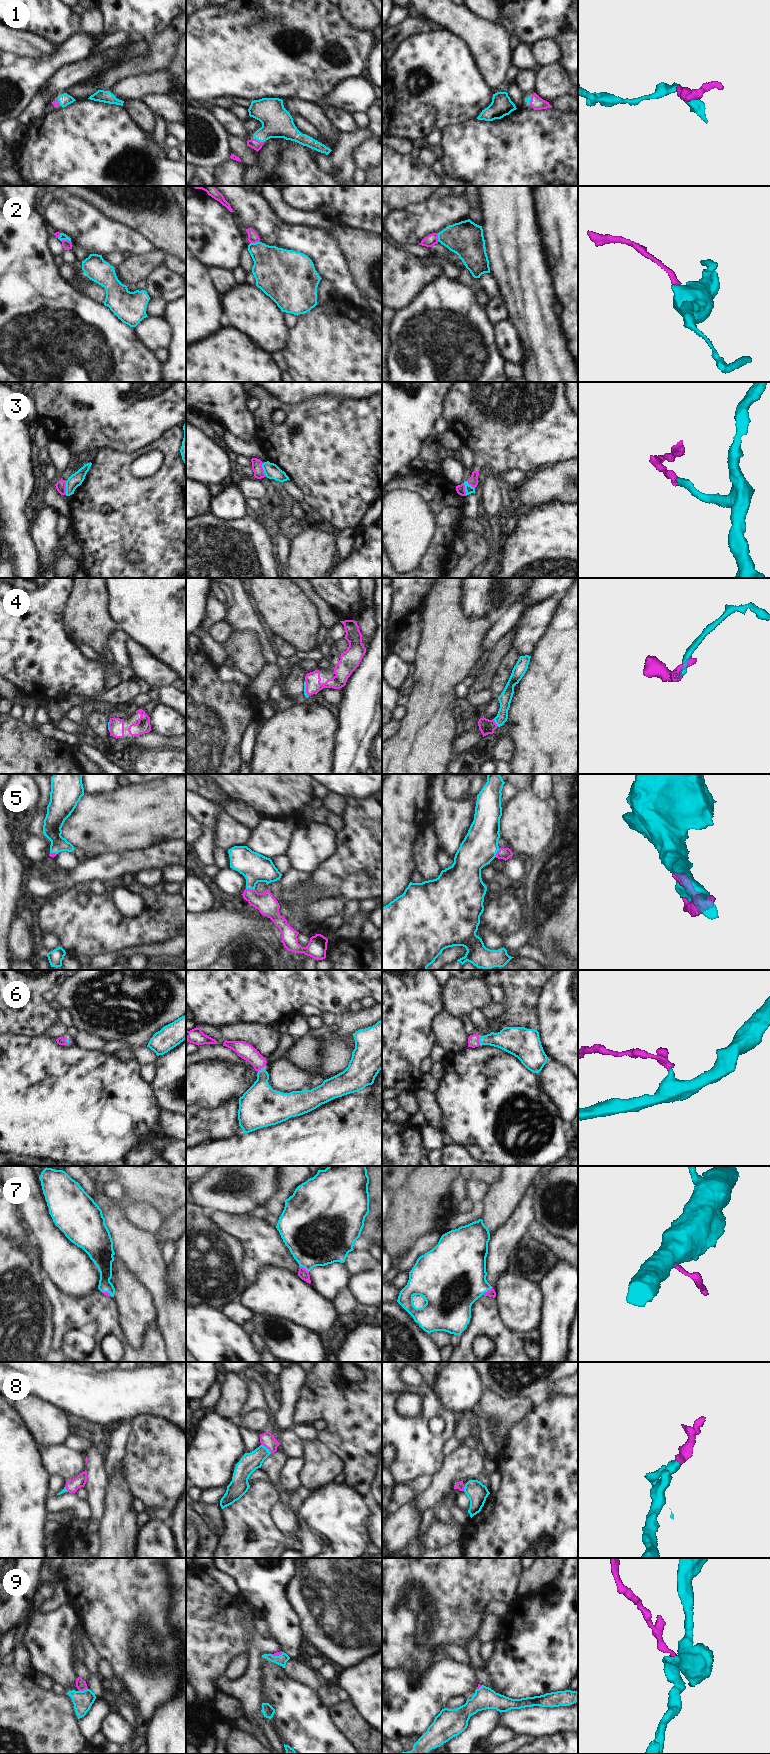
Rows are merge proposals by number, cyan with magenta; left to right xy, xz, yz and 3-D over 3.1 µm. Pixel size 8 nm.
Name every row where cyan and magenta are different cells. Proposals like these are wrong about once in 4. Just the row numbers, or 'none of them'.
2, 3

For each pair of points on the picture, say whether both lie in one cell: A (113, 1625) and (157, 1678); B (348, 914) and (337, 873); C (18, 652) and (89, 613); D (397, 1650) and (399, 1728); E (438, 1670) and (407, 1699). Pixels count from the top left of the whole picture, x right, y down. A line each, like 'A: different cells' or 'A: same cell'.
A: same cell
B: different cells
C: different cells
D: different cells
E: same cell

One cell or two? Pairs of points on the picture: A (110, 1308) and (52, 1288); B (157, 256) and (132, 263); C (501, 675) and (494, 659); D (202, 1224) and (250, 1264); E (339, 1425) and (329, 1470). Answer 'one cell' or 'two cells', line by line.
A: one cell
B: one cell
C: two cells
D: two cells
E: two cells

